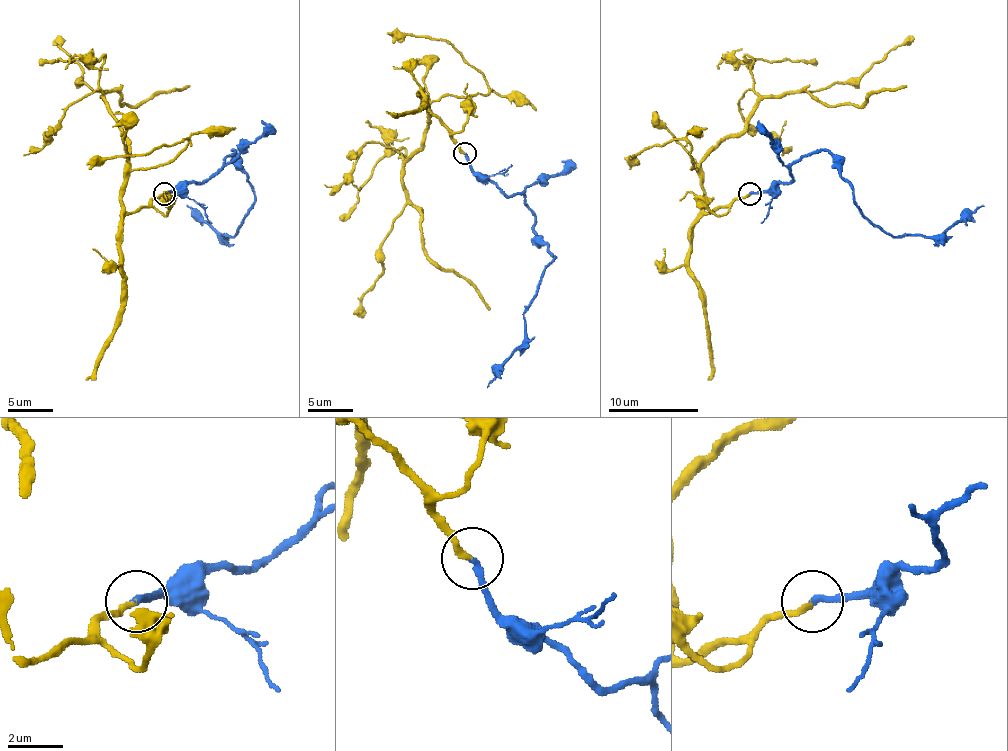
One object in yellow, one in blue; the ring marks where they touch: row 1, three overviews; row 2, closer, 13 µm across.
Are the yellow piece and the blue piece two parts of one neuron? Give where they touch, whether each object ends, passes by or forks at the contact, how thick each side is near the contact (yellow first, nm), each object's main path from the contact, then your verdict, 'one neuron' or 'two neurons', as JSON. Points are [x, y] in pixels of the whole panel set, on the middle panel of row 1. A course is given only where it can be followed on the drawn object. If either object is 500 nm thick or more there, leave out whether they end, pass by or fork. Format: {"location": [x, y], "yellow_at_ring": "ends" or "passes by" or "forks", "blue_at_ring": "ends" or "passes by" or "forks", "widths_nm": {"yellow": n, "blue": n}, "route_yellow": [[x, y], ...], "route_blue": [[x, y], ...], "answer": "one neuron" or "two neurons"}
{"location": [465, 153], "yellow_at_ring": "ends", "blue_at_ring": "ends", "widths_nm": {"yellow": 220, "blue": 240}, "route_yellow": [[464, 153], [421, 106], [426, 140], [403, 165], [403, 187], [417, 210], [424, 250], [462, 275], [489, 309]], "route_blue": [[464, 153], [509, 196], [523, 194], [534, 232], [554, 255], [523, 316], [525, 340], [487, 388]], "answer": "one neuron"}

